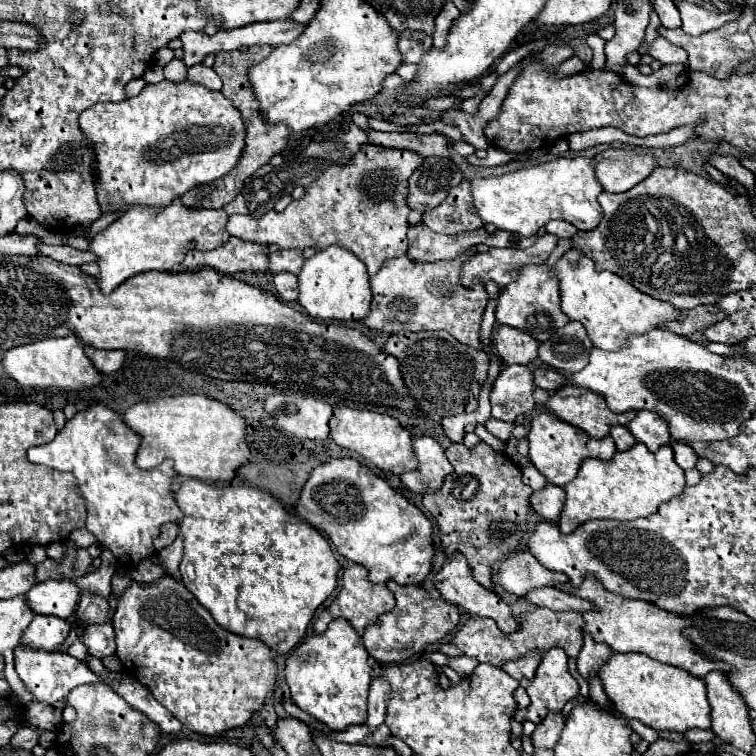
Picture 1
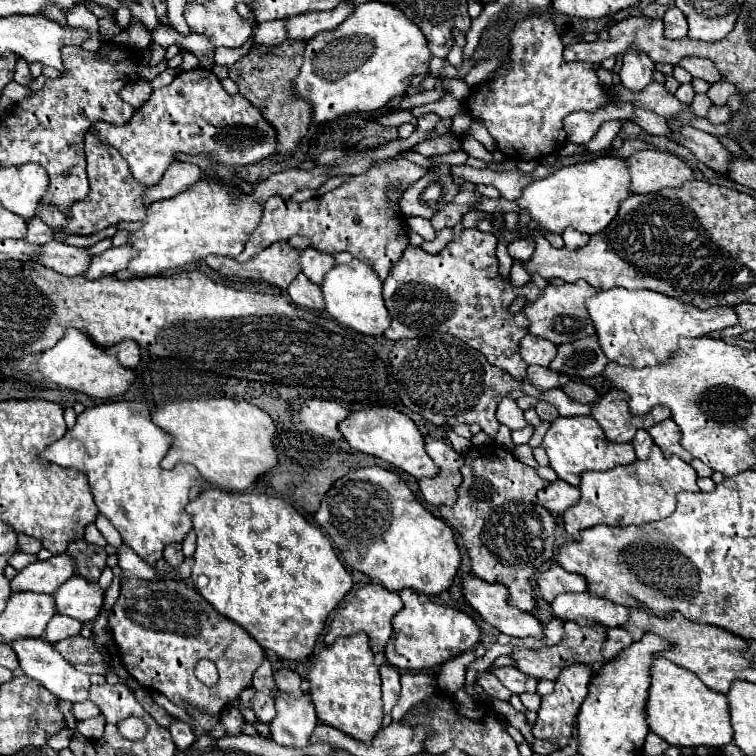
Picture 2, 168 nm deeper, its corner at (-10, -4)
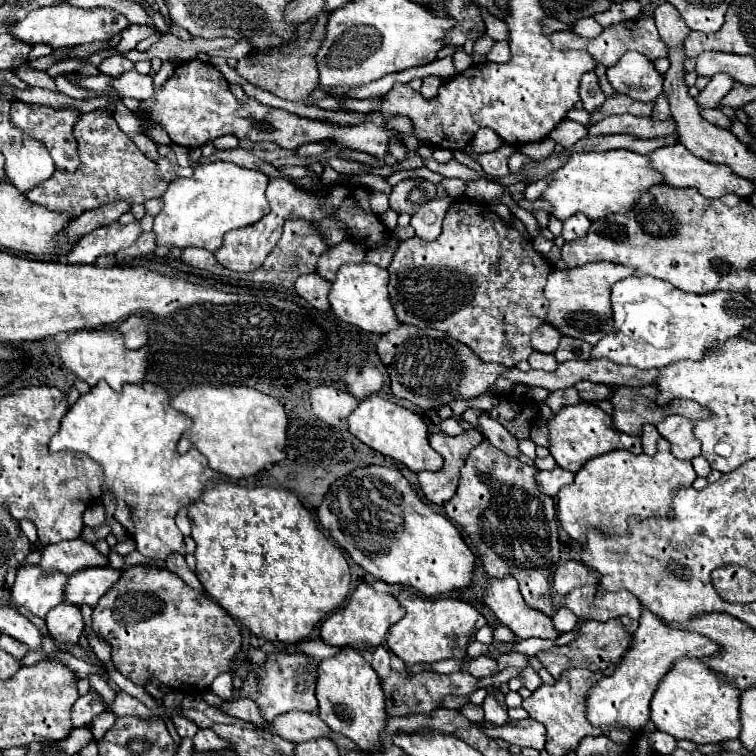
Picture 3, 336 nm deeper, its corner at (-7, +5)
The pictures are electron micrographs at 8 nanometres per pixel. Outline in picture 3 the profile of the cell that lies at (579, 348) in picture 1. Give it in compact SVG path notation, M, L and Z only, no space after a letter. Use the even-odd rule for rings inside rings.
M563 336L553 356L559 364L567 362L567 360L589 360L591 358L591 344L583 342L581 338Z

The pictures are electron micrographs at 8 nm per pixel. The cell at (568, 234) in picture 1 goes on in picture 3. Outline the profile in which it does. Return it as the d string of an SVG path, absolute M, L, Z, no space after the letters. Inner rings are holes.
M575 214L575 216L571 216L571 218L567 218L565 222L563 222L563 238L569 242L569 240L575 240L575 238L581 238L583 234L587 234L587 230L589 230L589 226L591 226L591 222L587 220L587 216L585 214Z

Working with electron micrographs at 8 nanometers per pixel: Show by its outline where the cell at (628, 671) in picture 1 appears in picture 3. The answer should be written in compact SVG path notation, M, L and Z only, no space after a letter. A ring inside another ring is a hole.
M683 656L661 678L653 694L651 722L657 730L667 732L677 740L685 738L695 744L731 740L737 738L741 732L739 694L739 688L717 678L717 674L711 672L703 662Z

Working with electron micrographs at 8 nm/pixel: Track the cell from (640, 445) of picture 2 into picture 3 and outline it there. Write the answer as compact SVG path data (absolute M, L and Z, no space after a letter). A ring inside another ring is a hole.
M647 424L643 426L643 434L641 434L641 440L643 440L643 452L653 456L657 452L657 440L661 438L661 434L657 432L657 428L653 424Z

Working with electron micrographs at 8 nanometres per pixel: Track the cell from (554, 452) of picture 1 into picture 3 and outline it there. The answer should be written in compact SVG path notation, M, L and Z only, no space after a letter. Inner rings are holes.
M579 402L575 406L565 406L561 408L547 424L549 428L549 452L555 458L557 466L569 470L569 472L577 472L589 458L601 456L603 452L611 452L611 450L629 450L633 454L641 454L641 438L639 436L627 436L619 430L615 430L611 416L605 414L601 408L587 404L587 402Z

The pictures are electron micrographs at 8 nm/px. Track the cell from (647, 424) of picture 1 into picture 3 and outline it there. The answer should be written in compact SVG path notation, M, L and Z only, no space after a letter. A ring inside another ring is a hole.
M667 416L657 424L657 430L671 442L671 452L679 460L691 460L701 454L701 444L693 436L693 420L683 416Z

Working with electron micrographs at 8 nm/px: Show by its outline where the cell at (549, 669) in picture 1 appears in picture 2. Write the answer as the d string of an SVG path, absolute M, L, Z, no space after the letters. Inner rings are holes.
M574 665L574 667L568 667L562 671L562 675L556 679L556 689L550 695L542 697L542 705L538 709L538 719L534 723L534 737L558 743L560 749L568 745L568 741L572 739L578 709L588 693L590 679L592 679L592 669L586 665Z

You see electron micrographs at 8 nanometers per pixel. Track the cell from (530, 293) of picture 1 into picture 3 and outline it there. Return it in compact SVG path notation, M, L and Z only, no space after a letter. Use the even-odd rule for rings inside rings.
M595 262L573 270L553 270L545 286L545 298L549 300L545 322L555 326L563 336L573 336L589 344L597 344L607 332L613 330L613 312L609 302L611 286L631 274L633 270L629 266L611 262Z

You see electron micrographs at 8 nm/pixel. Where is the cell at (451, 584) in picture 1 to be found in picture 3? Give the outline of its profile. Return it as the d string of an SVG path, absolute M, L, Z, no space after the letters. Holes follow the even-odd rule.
M489 578L483 594L483 602L499 618L501 624L513 630L517 638L549 638L555 640L559 634L547 614L533 610L525 604L515 578Z

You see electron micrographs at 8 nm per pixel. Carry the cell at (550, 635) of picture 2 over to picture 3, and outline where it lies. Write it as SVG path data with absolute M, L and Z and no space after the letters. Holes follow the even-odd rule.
M559 608L555 612L555 616L553 616L553 624L555 624L555 630L559 634L571 632L577 626L577 616L571 610L567 610L567 608Z

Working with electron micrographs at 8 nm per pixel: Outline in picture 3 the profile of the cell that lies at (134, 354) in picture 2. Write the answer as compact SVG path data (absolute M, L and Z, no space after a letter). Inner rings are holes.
M131 316L125 322L117 326L117 330L123 334L125 346L131 350L139 350L147 344L147 324L141 316Z

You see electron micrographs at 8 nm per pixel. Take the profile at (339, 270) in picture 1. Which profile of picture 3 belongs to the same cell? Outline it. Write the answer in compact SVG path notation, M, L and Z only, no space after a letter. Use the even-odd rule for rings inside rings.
M345 264L337 272L335 282L331 284L329 290L329 304L331 310L347 324L359 326L365 332L375 332L375 334L387 334L389 330L397 328L399 322L395 318L395 310L389 302L389 292L387 292L387 282L389 274L387 270L375 266L375 264Z

